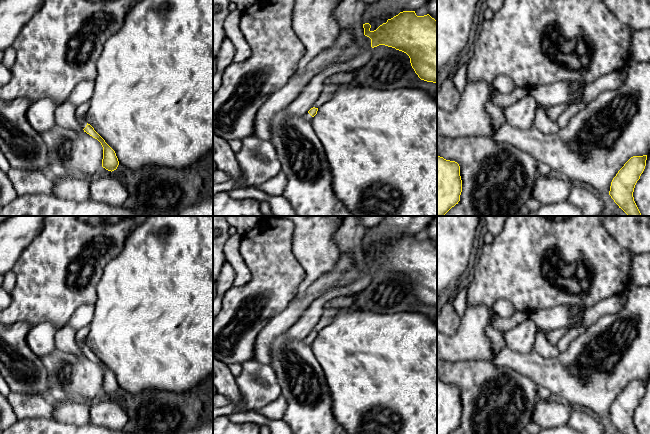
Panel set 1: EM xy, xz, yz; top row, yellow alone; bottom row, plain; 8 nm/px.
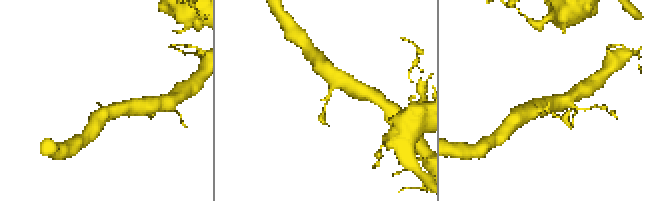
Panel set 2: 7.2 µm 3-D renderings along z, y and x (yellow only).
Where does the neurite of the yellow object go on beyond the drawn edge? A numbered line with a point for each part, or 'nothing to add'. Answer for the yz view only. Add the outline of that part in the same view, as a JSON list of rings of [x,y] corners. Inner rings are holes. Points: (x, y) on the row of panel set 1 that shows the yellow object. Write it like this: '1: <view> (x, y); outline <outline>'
nothing to add

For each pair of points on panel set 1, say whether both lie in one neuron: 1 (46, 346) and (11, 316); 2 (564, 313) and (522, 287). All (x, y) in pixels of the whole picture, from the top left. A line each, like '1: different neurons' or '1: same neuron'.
1: different neurons
2: different neurons

